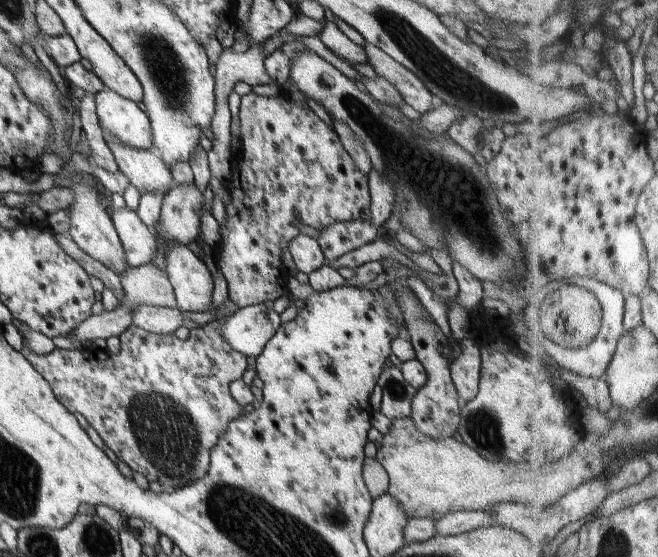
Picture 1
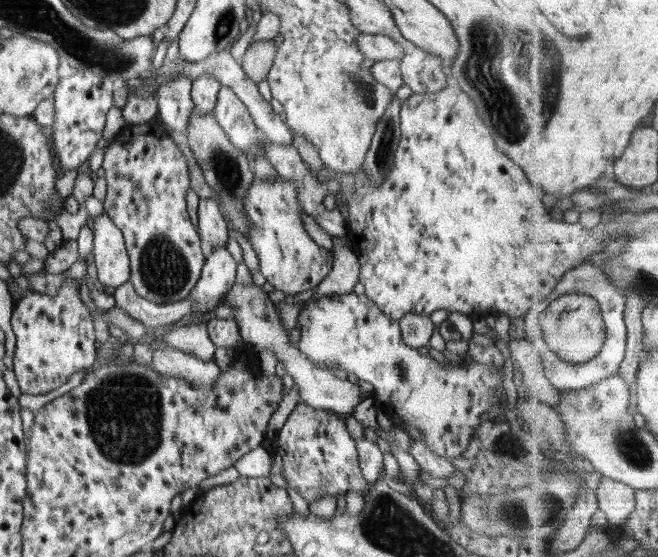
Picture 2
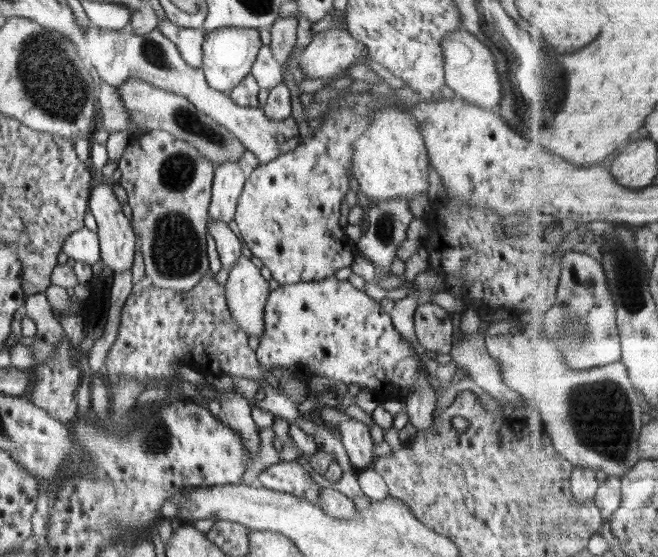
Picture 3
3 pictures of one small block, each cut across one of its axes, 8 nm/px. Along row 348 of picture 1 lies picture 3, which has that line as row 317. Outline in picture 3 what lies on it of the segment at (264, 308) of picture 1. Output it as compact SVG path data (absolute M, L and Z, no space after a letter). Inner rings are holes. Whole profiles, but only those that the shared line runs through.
M240 254L224 286L236 322L248 336L260 338L264 330L265 304L270 294L268 281L260 275L260 268Z

